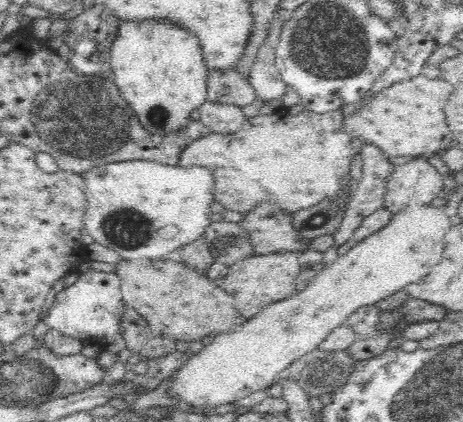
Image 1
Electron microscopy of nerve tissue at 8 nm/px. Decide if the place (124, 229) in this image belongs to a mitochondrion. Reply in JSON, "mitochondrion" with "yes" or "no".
{"mitochondrion":"yes"}

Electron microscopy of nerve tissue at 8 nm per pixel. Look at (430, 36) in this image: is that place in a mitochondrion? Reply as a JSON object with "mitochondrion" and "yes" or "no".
{"mitochondrion":"no"}

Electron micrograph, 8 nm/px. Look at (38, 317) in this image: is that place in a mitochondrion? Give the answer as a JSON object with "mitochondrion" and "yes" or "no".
{"mitochondrion":"no"}

